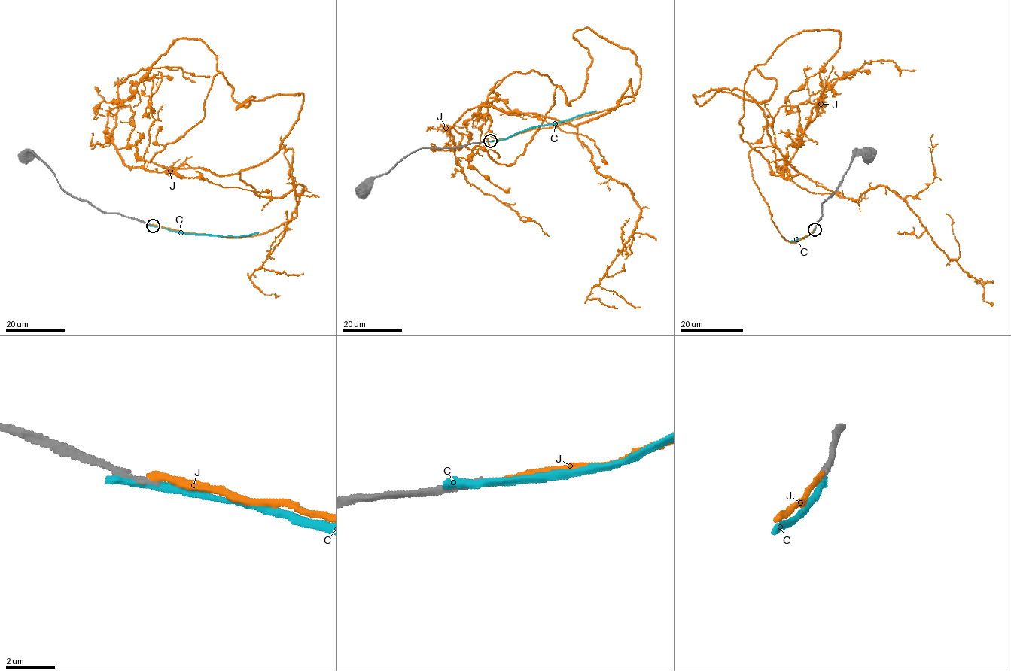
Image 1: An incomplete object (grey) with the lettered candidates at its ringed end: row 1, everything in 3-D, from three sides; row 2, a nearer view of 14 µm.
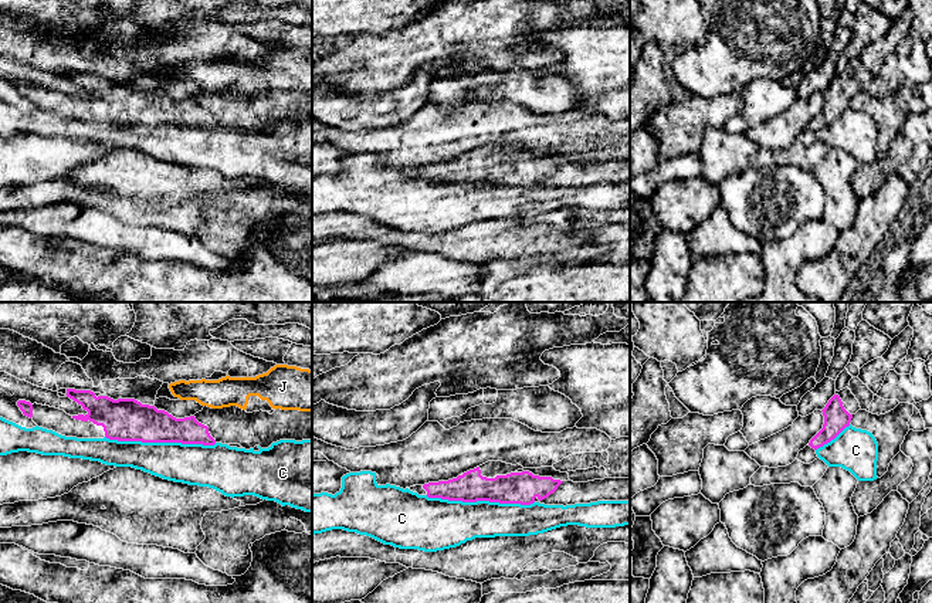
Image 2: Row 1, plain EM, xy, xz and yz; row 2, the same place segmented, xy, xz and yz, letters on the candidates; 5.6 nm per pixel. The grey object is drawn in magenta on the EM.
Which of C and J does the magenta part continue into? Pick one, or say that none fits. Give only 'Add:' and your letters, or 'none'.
Add: none

